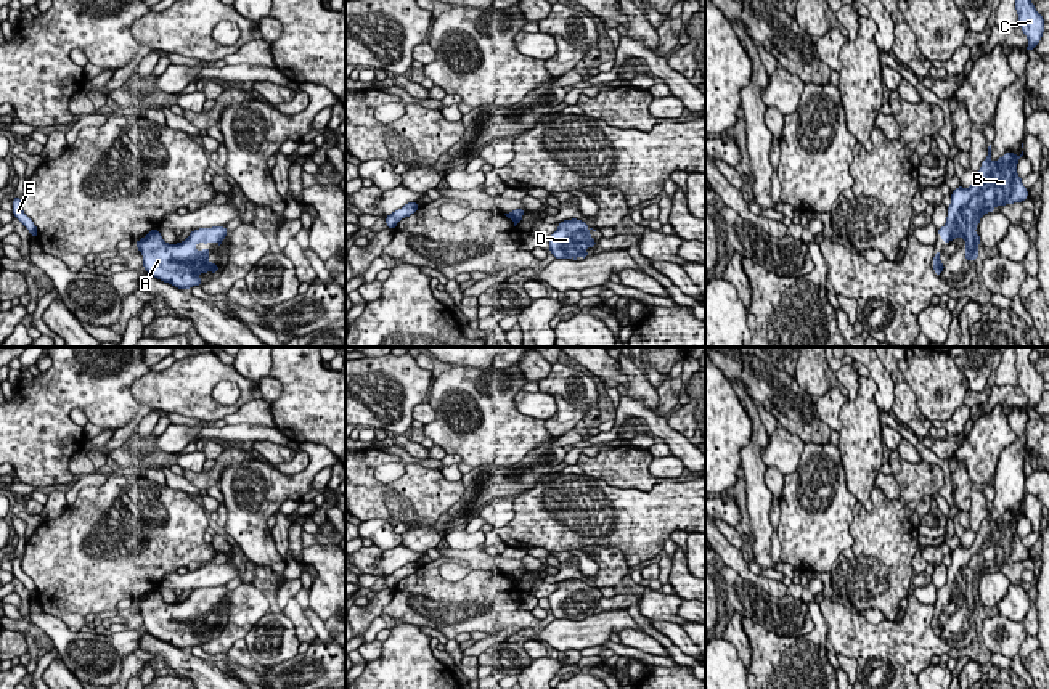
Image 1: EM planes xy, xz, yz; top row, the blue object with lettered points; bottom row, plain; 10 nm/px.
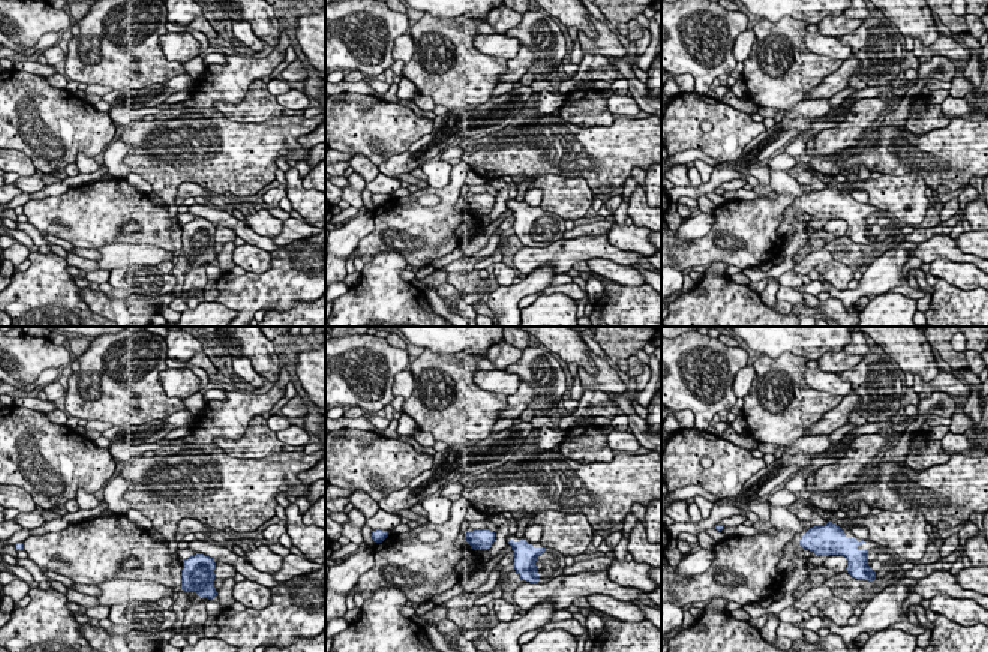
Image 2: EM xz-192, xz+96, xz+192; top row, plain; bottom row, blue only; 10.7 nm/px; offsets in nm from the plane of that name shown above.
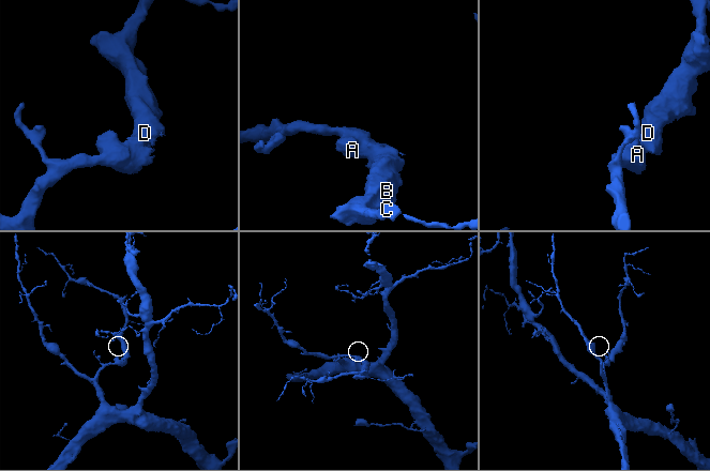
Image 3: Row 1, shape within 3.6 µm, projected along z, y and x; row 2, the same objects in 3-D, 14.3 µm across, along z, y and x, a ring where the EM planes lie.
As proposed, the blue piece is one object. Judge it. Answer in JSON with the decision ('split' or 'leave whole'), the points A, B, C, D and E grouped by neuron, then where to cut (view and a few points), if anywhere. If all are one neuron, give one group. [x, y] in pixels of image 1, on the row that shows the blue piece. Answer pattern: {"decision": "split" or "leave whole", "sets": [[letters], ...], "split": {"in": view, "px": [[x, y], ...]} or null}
{"decision": "leave whole", "sets": [["A", "B", "C", "D", "E"]], "split": null}

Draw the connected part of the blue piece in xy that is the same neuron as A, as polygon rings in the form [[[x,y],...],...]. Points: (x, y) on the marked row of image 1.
[[[225,226],[199,228],[190,233],[190,236],[177,244],[169,244],[162,239],[157,228],[151,230],[145,238],[135,243],[143,255],[143,268],[154,278],[169,283],[178,289],[190,289],[191,286],[201,286],[199,273],[217,273],[218,265],[210,263],[207,255],[210,251],[196,251],[198,243],[217,243],[225,241],[228,230]]]

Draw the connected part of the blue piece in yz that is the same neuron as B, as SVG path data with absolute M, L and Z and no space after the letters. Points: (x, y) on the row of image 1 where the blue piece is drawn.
M988 143L988 156L970 188L957 186L951 193L946 225L937 230L943 243L951 243L959 236L965 241L965 260L978 259L980 236L975 231L983 214L994 212L996 206L1023 202L1028 190L1017 173L1020 156L1007 151L996 162L991 161L993 143Z

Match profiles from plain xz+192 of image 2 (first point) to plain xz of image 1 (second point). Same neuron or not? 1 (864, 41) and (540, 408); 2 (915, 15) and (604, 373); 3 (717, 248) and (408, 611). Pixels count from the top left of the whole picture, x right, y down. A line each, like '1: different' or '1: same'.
1: different
2: same
3: same

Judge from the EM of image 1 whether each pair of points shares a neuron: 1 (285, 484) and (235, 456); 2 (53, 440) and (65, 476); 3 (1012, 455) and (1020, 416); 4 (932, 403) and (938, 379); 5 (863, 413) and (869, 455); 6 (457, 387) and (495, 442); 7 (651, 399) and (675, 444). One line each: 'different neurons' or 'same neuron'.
1: different neurons
2: same neuron
3: same neuron
4: same neuron
5: same neuron
6: same neuron
7: different neurons

